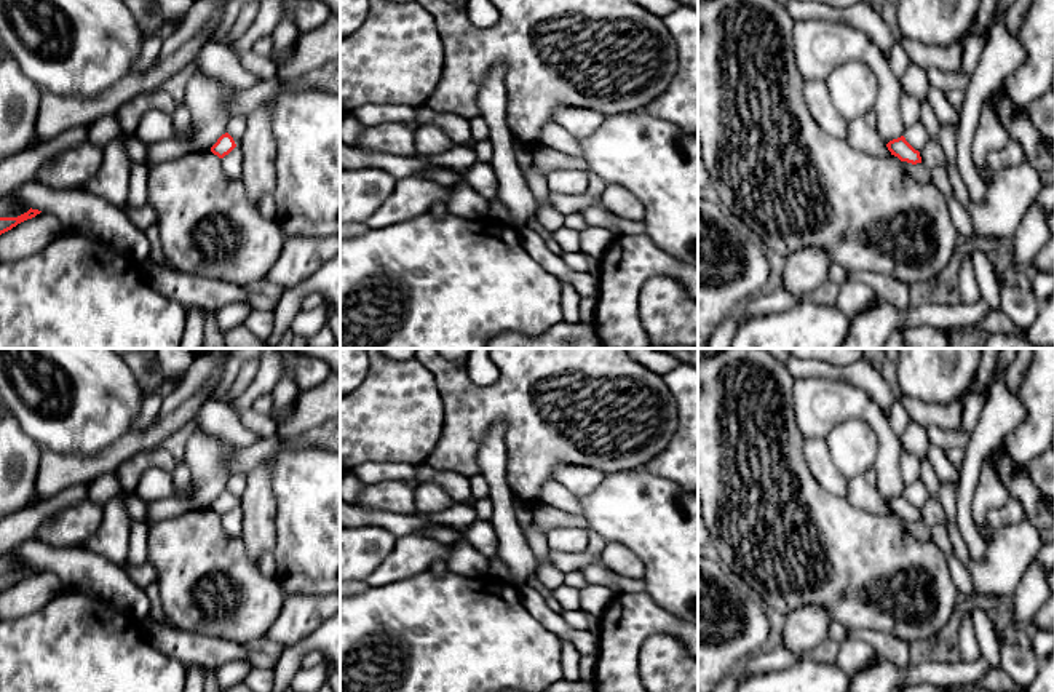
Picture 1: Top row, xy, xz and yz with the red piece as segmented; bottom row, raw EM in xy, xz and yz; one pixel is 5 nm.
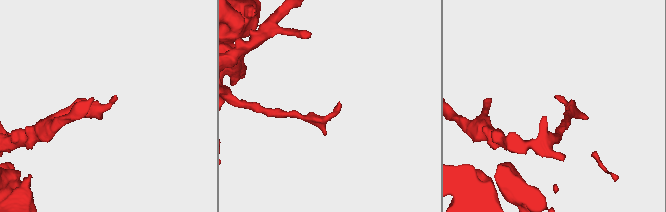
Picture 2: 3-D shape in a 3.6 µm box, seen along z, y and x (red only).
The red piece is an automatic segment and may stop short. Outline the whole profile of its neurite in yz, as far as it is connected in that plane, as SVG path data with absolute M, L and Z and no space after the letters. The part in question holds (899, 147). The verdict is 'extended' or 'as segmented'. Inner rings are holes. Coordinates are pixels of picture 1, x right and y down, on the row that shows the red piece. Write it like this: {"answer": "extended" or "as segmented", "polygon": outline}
{"answer": "as segmented", "polygon": "M904 136L893 139L886 144L891 155L897 157L901 161L907 161L912 165L921 163L920 152L915 150Z"}

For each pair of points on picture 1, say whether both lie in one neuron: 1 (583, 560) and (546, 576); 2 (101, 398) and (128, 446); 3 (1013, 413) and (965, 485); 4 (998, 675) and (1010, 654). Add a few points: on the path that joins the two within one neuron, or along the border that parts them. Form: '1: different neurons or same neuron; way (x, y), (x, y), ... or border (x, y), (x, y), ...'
1: different neurons; border (548, 550), (548, 560), (566, 572)
2: different neurons; border (131, 430), (90, 456)
3: same neuron; way (995, 430), (978, 448), (970, 467)
4: different neurons; border (1002, 667), (1010, 675)

